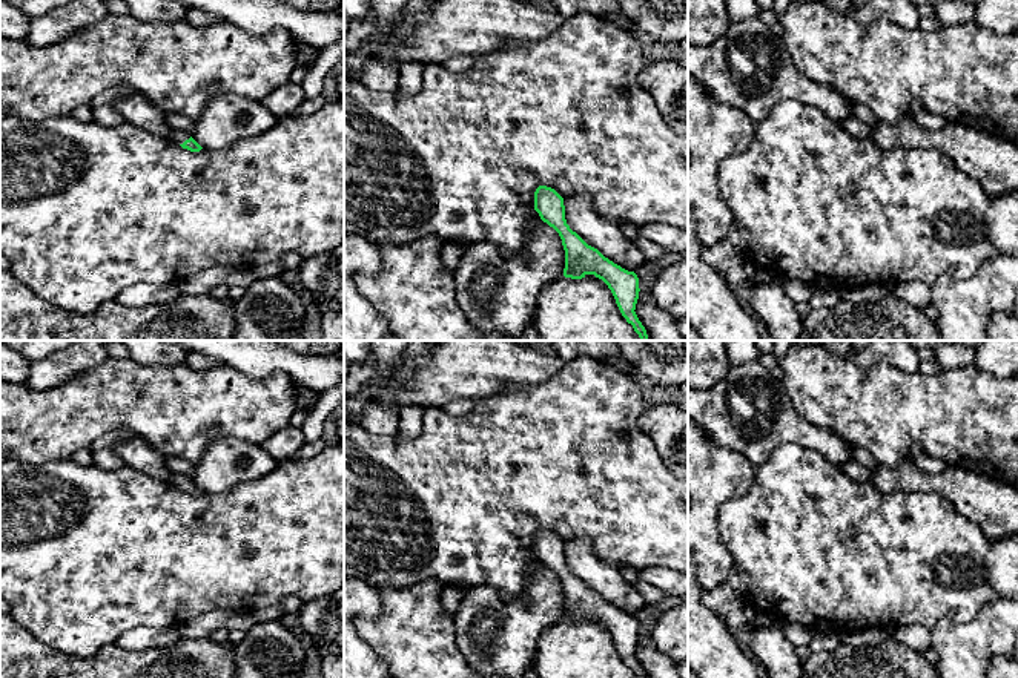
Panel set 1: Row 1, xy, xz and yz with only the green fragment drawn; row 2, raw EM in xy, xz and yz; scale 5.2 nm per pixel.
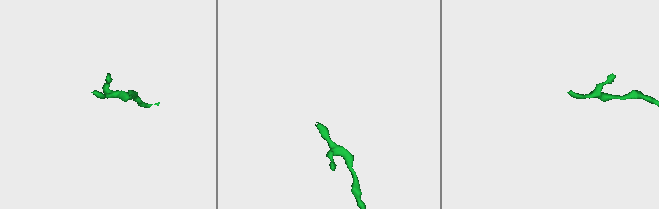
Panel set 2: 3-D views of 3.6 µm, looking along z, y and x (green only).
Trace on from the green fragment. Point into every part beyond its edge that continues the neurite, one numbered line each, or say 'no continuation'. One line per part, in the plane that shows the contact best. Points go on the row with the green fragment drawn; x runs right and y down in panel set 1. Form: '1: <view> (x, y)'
1: xy (178, 137)

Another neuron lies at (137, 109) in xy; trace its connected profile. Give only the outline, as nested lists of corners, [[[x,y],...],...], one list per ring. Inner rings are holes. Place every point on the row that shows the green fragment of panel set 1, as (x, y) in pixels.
[[[134,91],[114,104],[123,115],[124,121],[146,132],[170,140],[170,126],[166,123],[164,114],[160,112],[141,92]]]

